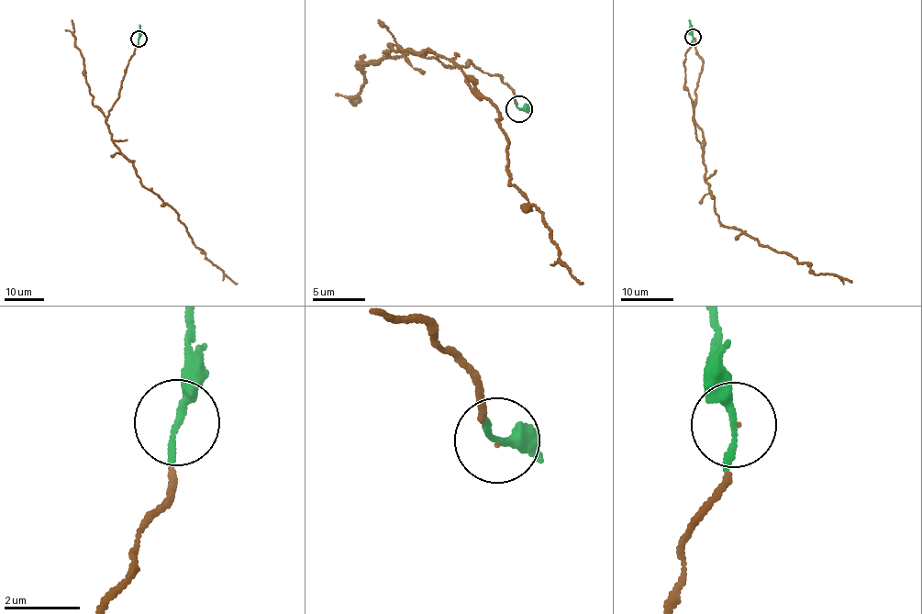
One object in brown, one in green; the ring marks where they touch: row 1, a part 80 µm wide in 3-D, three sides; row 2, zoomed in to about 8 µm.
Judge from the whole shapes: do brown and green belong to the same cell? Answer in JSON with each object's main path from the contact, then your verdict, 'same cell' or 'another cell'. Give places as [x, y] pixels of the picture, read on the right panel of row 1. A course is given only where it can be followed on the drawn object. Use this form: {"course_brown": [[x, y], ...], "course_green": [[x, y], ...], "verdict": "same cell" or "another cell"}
{"course_brown": [[693, 37], [684, 87], [718, 221], [786, 251], [815, 274], [851, 282]], "course_green": [[693, 37], [689, 20]], "verdict": "another cell"}

